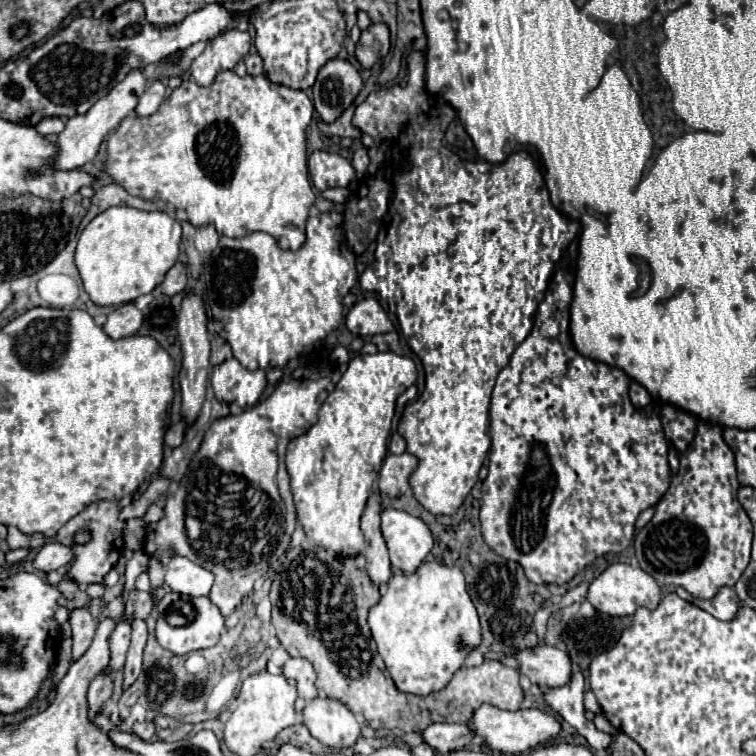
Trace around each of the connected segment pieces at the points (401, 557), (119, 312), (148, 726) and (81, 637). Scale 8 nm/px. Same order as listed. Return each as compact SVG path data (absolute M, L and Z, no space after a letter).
M383 510L381 530L389 548L393 568L405 574L415 572L433 548L433 534L429 526L421 518L411 516L405 510Z
M123 304L123 306L115 308L109 314L103 330L111 338L117 340L117 338L127 338L127 336L137 334L137 330L141 328L141 324L143 324L143 312L137 310L133 304Z
M145 720L145 722L135 722L135 724L133 724L133 732L135 732L141 740L151 740L151 738L155 738L157 728L155 728L155 724L153 724L151 720Z
M79 608L71 612L69 622L73 628L73 660L79 660L93 642L97 620L89 612Z

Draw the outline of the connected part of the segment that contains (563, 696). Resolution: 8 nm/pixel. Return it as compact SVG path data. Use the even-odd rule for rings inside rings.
M573 668L573 674L567 684L559 688L547 688L543 692L545 702L557 712L565 722L569 722L581 736L587 738L589 746L595 750L607 748L611 742L611 736L605 732L599 732L593 722L585 718L585 708L583 708L583 690L585 690L585 678L583 674Z

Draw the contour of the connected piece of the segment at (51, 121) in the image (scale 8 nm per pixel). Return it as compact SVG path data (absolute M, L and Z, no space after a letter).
M45 118L41 120L35 130L41 134L41 136L51 136L51 134L59 134L61 130L65 128L65 122L61 118Z

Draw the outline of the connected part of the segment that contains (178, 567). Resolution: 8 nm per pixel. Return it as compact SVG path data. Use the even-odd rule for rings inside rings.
M169 556L165 566L165 584L173 592L189 596L209 596L209 590L213 586L213 574L209 570L181 556Z

